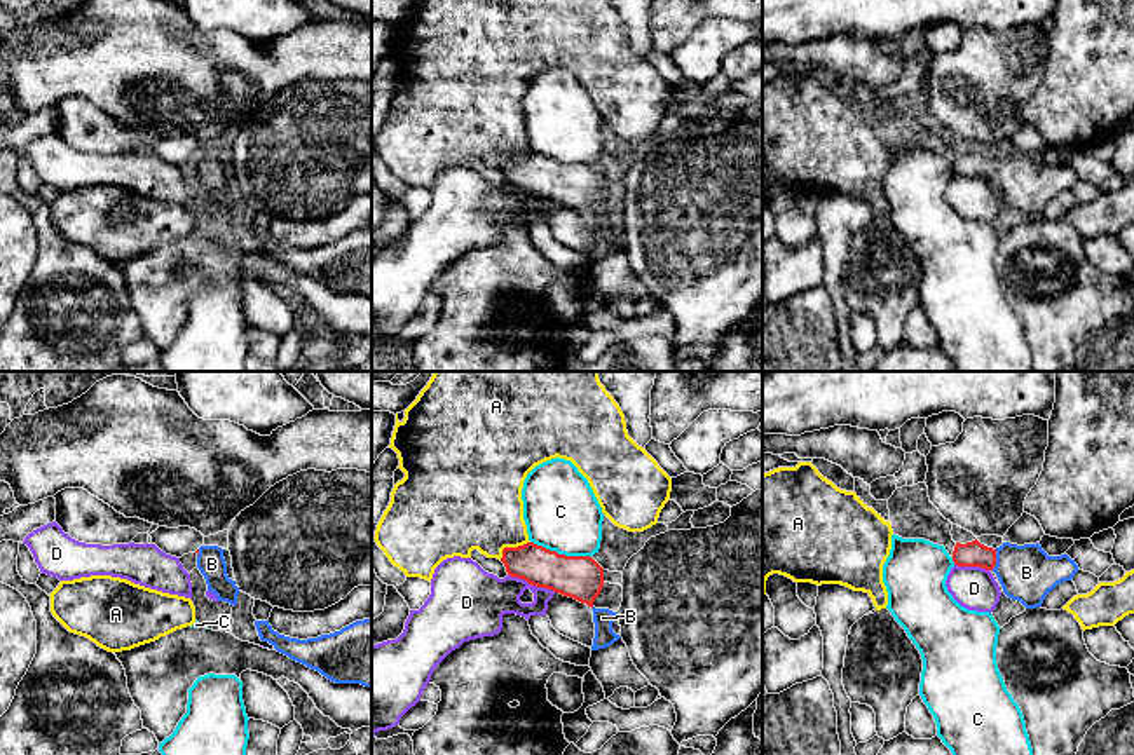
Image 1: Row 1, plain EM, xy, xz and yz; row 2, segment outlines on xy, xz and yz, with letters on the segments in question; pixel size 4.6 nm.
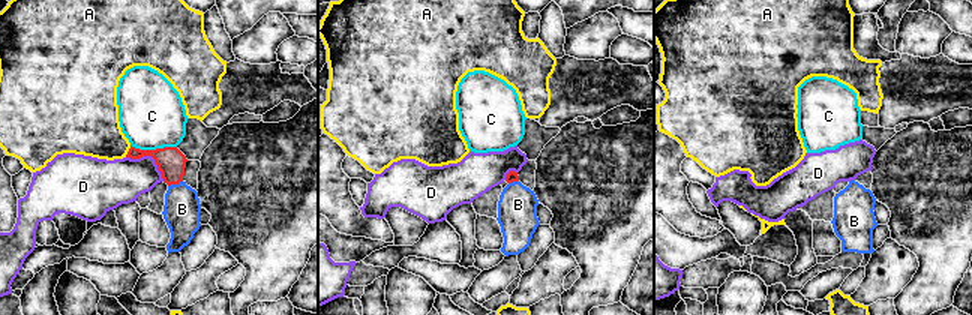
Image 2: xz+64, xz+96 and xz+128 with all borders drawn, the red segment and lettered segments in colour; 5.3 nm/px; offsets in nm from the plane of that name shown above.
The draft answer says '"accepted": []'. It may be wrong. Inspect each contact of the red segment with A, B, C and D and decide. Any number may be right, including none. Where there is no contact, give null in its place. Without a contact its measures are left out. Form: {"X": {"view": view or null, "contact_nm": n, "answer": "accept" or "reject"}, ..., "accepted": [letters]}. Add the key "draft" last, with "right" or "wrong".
{"A": {"view": "xz", "contact_nm": 170, "answer": "reject"}, "B": {"view": "yz", "contact_nm": 100, "answer": "accept"}, "C": {"view": "xz", "contact_nm": 280, "answer": "reject"}, "D": {"view": "xz", "contact_nm": 240, "answer": "reject"}, "accepted": ["B"], "draft": "wrong"}

